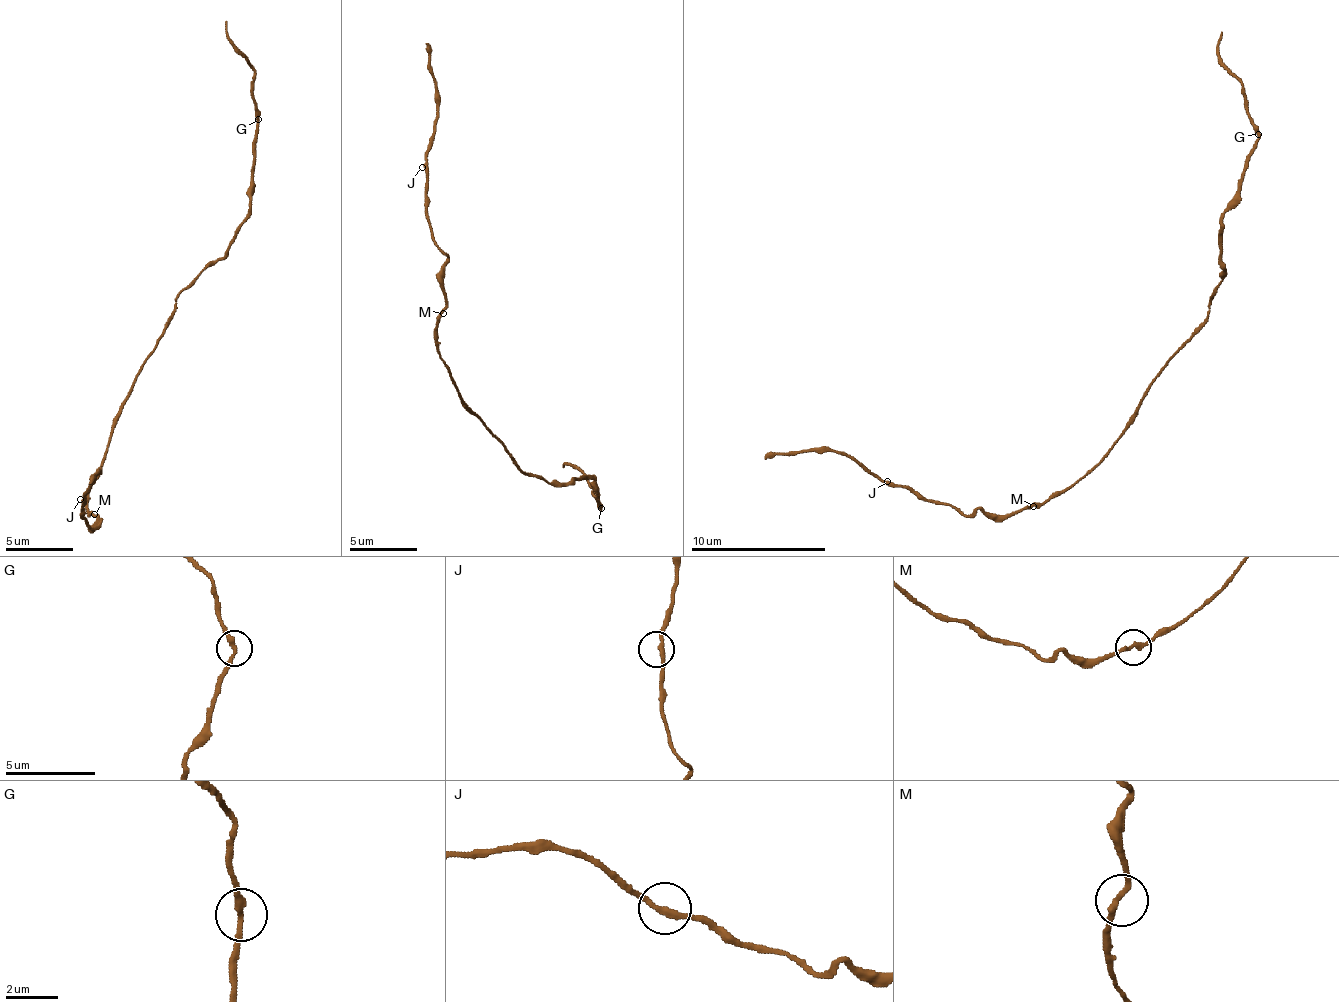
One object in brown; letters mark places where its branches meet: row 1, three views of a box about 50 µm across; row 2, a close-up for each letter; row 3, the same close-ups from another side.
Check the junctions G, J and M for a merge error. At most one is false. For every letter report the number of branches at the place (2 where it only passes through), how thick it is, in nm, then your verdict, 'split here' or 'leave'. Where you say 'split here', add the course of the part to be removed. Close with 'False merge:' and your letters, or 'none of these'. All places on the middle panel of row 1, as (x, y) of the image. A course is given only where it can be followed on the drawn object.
G: 2 | 240 nm | leave
J: 2 | 240 nm | leave
M: 2 | 240 nm | leave
False merge: none of these

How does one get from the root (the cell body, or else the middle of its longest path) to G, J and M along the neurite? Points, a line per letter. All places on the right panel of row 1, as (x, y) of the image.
G: (1139, 400), (1160, 367), (1208, 315), (1209, 299), (1223, 280), (1221, 212), (1238, 189), (1245, 155), (1259, 135)
J: (1139, 400), (1132, 423), (1094, 466), (1067, 489), (1023, 509), (996, 516), (972, 510), (965, 516), (887, 481)
M: (1139, 400), (1132, 423), (1111, 449), (1067, 489), (1053, 492), (1043, 502), (1033, 506)

